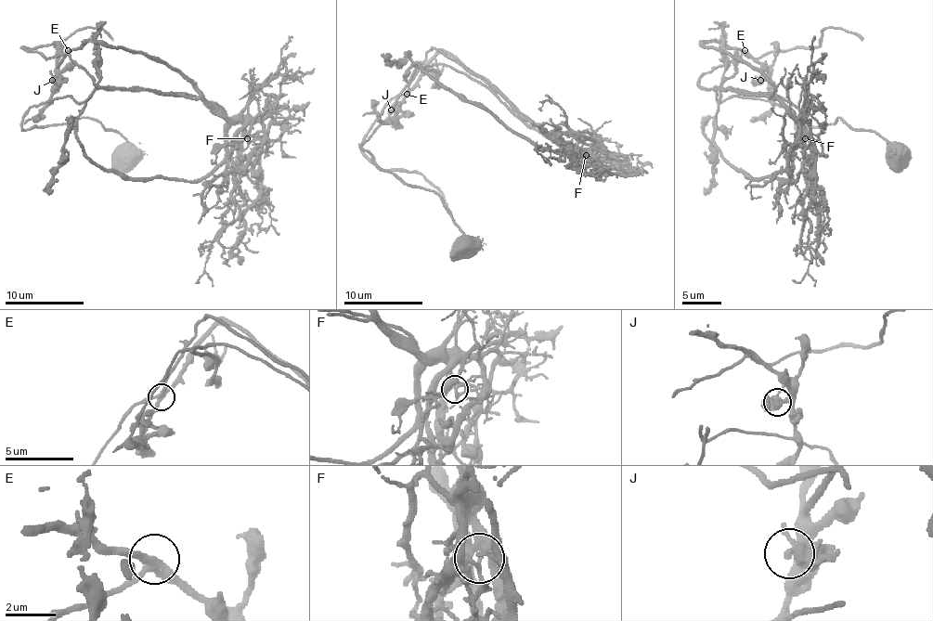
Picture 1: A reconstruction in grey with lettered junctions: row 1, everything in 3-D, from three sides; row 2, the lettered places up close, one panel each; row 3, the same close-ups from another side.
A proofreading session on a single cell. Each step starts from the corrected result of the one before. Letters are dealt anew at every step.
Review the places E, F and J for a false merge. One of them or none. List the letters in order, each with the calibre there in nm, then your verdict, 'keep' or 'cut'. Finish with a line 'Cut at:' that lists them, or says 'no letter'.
E: 280 nm | keep
F: 320 nm | cut
J: 360 nm | keep
Cut at: F

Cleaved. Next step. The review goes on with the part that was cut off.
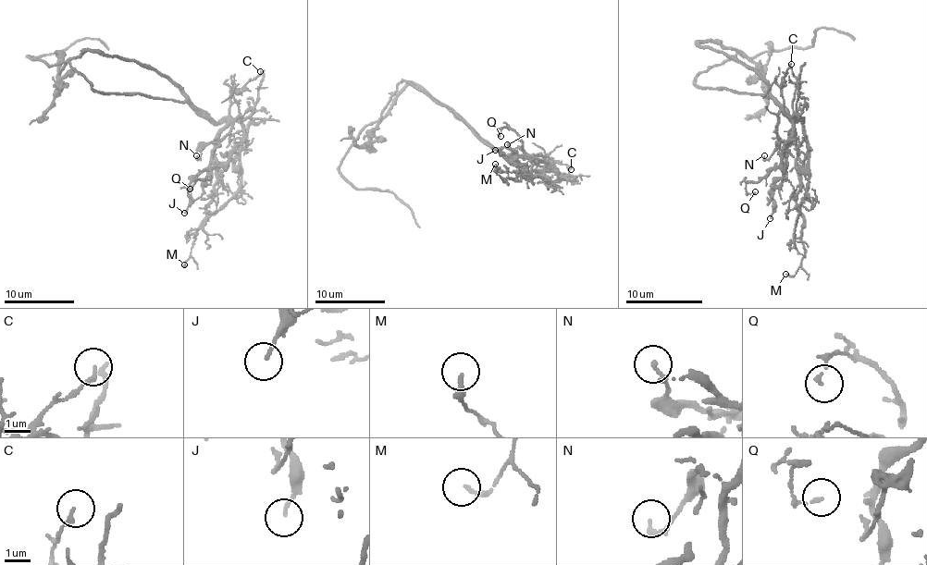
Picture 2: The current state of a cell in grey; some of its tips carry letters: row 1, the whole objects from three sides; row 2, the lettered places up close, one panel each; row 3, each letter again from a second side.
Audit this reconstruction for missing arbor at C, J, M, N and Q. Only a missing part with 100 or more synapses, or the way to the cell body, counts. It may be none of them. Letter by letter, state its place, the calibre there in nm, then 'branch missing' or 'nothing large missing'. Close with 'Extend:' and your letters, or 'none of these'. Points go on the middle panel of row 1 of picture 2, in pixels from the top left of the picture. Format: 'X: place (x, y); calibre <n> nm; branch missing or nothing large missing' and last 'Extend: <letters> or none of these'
C: place (571, 169); calibre 150 nm; nothing large missing
J: place (495, 150); calibre 110 nm; nothing large missing
M: place (495, 164); calibre 170 nm; nothing large missing
N: place (507, 144); calibre 170 nm; nothing large missing
Q: place (500, 136); calibre 120 nm; nothing large missing
Extend: none of these

